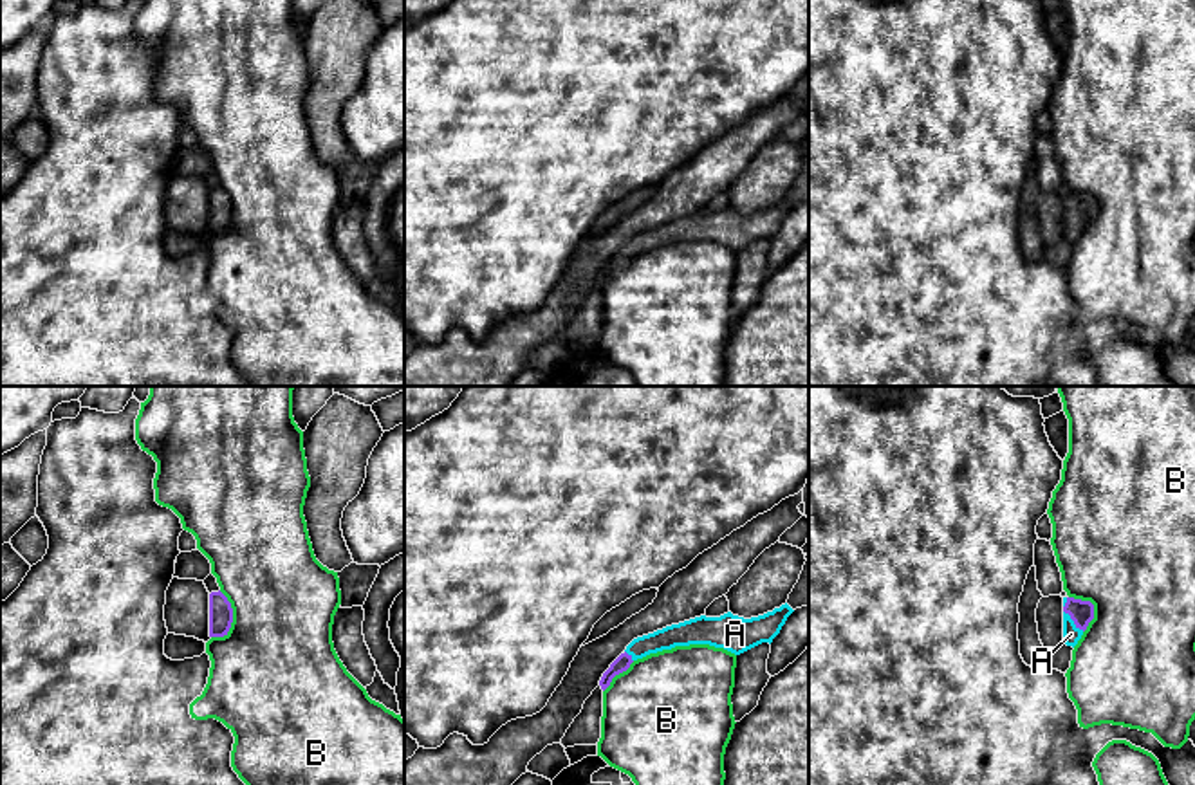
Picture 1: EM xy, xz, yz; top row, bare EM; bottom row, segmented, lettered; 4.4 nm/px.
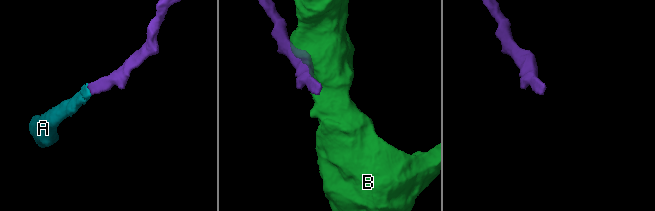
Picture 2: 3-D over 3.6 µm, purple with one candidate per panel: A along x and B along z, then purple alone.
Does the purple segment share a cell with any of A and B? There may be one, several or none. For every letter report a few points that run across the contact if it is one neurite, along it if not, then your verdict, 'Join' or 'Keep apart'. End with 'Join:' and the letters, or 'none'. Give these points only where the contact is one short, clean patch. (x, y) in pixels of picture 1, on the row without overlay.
A: Line: yz (1082, 208), (1073, 215), (1071, 230). Join
B: Keep apart
Join: A

